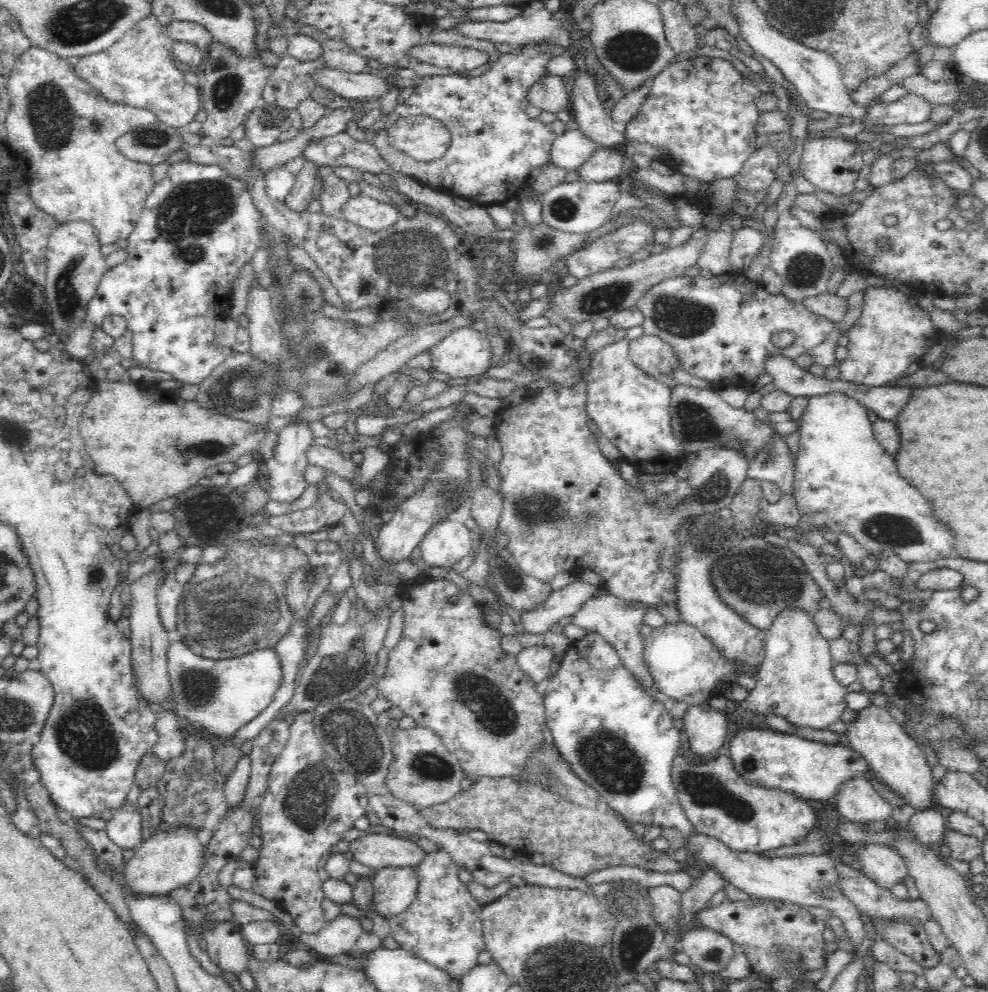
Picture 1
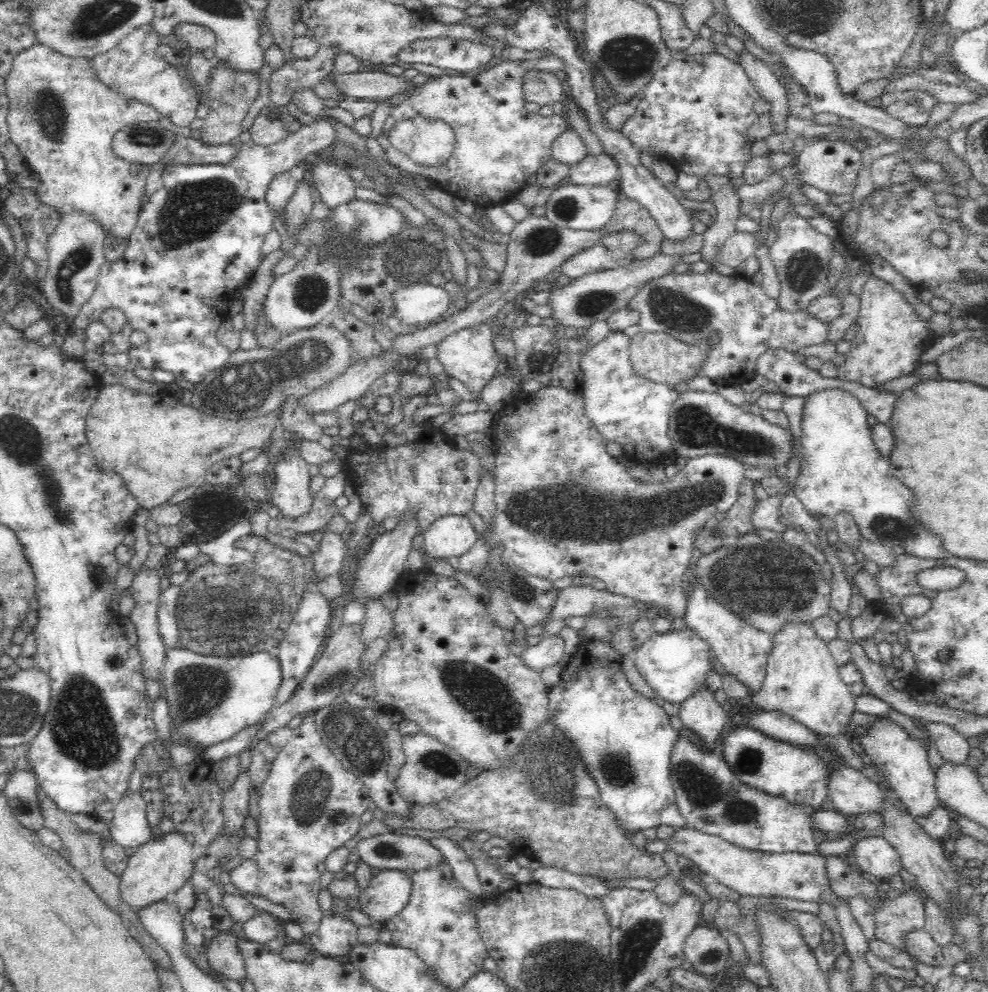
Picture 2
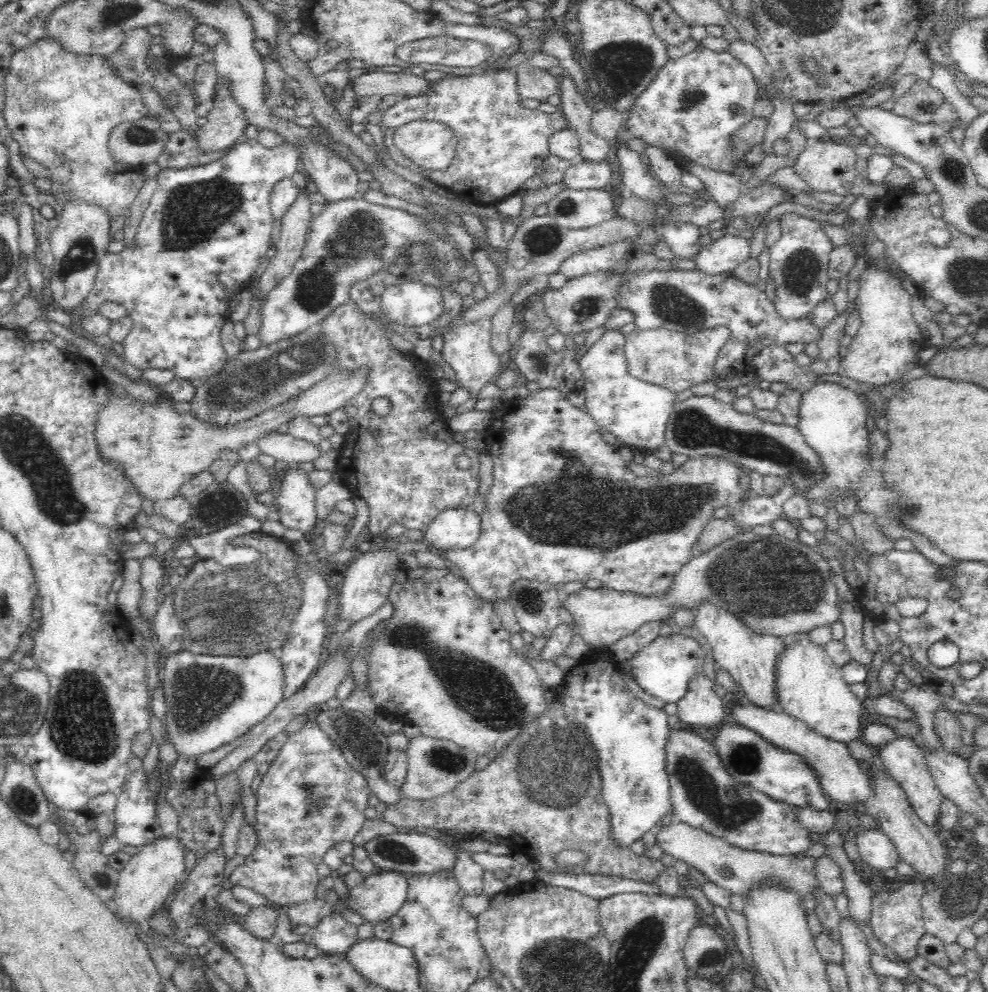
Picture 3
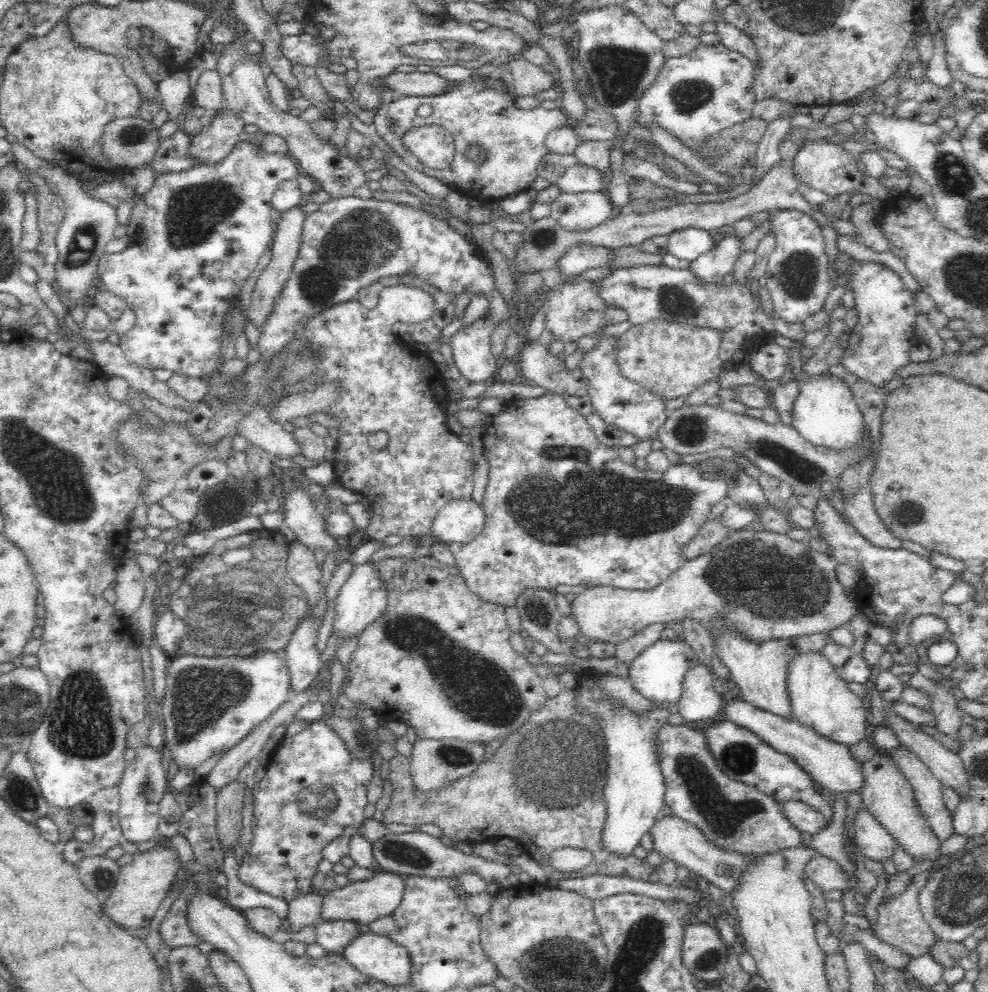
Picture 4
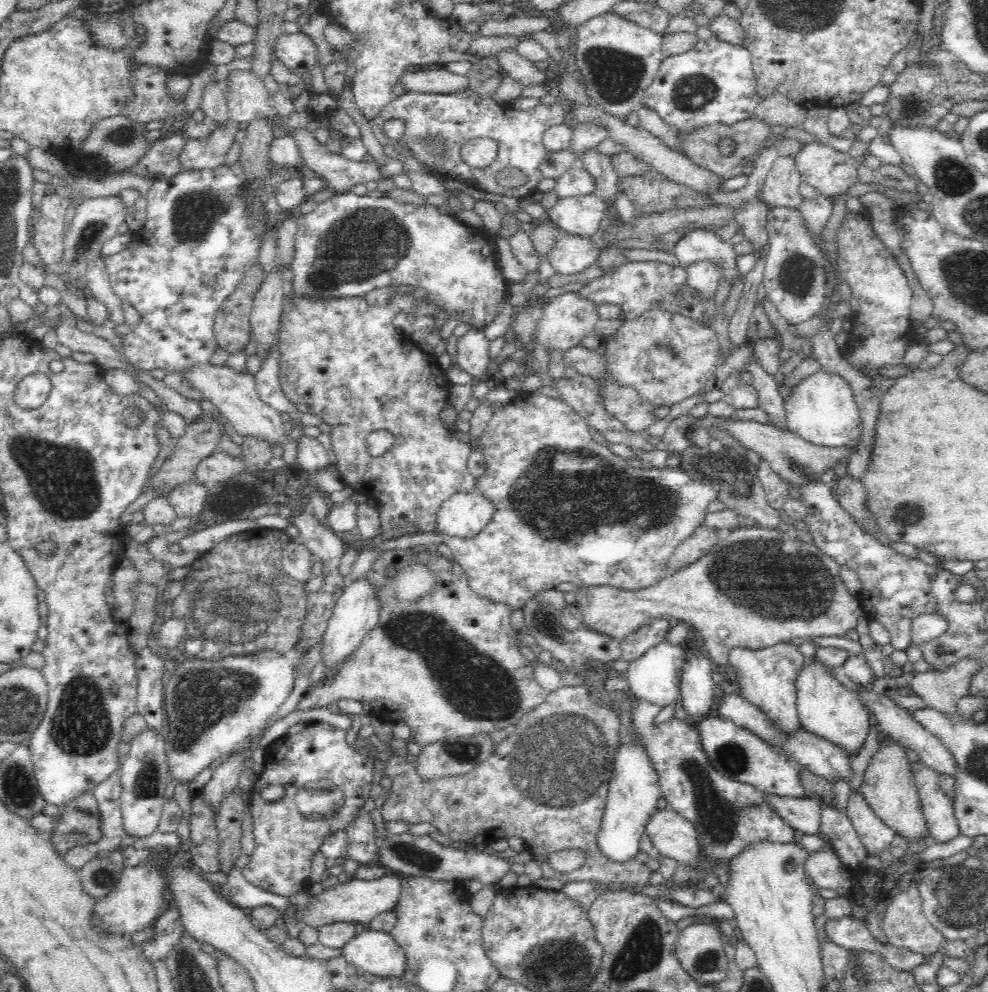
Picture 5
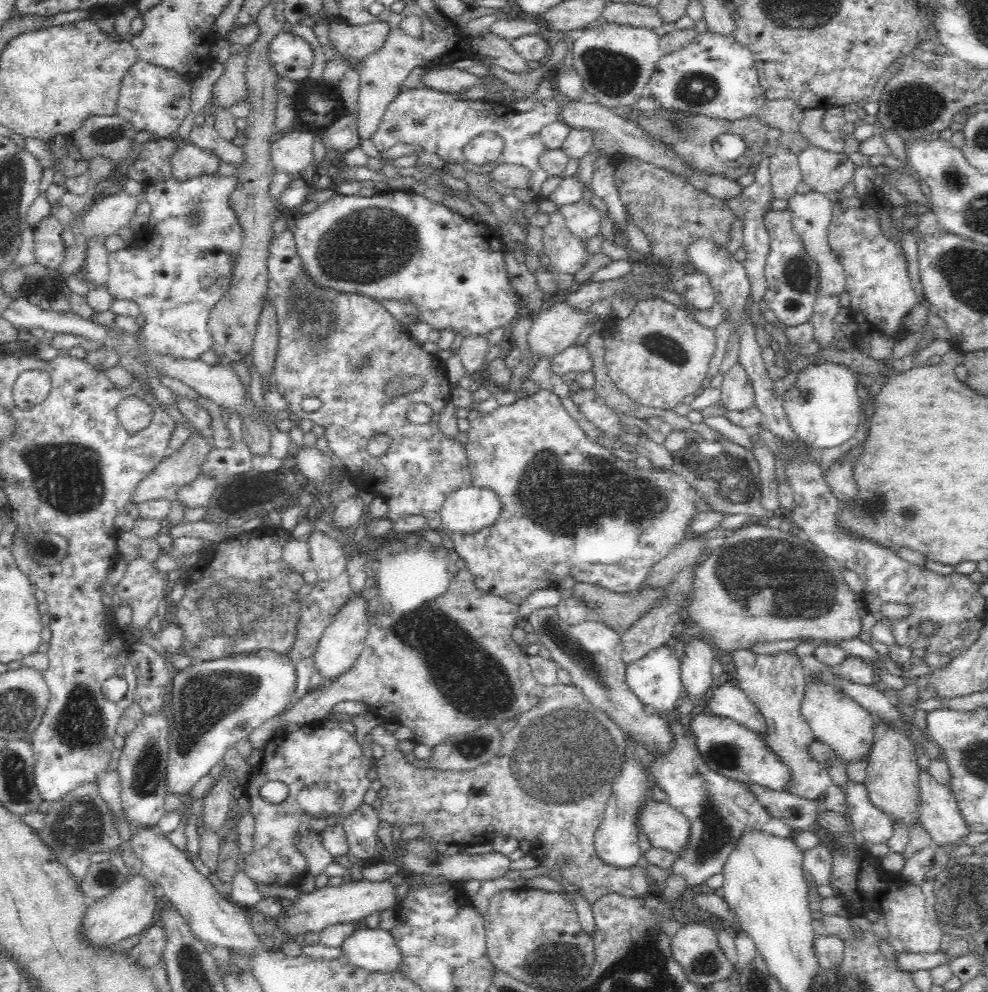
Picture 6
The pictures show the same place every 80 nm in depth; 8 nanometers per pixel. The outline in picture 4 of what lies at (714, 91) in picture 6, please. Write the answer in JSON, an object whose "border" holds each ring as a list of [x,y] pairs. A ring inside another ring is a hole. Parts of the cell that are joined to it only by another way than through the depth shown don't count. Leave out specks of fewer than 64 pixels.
{"border":[[[700,43],[695,50],[674,58],[665,60],[661,67],[659,76],[653,85],[642,94],[638,100],[637,111],[634,114],[635,121],[646,129],[650,119],[659,122],[669,132],[680,138],[686,146],[694,150],[698,142],[702,142],[706,136],[718,133],[718,130],[731,128],[739,122],[748,120],[753,116],[756,100],[754,87],[754,65],[750,58],[747,58],[741,51],[731,50],[729,47],[720,44]]]}

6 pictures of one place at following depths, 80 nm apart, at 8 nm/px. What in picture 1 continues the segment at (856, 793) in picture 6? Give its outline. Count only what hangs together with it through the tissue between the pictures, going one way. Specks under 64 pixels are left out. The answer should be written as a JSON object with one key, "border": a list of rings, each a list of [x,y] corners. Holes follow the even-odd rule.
{"border":[[[870,843],[862,845],[856,852],[857,861],[861,862],[860,871],[872,879],[880,889],[889,890],[897,884],[904,884],[909,870],[903,858],[894,847]]]}

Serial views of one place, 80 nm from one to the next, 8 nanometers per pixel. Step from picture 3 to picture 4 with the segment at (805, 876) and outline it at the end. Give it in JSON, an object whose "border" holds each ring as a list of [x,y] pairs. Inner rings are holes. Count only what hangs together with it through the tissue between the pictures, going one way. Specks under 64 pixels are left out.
{"border":[[[661,814],[650,827],[649,833],[652,836],[655,850],[665,859],[673,860],[680,866],[686,867],[689,871],[702,876],[704,880],[722,888],[728,894],[735,887],[741,868],[745,863],[745,855],[726,852],[715,844],[708,842],[702,831],[687,820],[674,814]]]}

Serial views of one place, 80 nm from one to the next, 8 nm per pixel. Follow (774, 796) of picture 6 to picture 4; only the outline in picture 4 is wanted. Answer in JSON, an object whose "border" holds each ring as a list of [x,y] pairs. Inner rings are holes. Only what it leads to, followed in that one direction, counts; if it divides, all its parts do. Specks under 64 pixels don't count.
{"border":[[[784,799],[777,803],[782,814],[806,837],[820,832],[826,826],[822,813],[808,802]]]}

